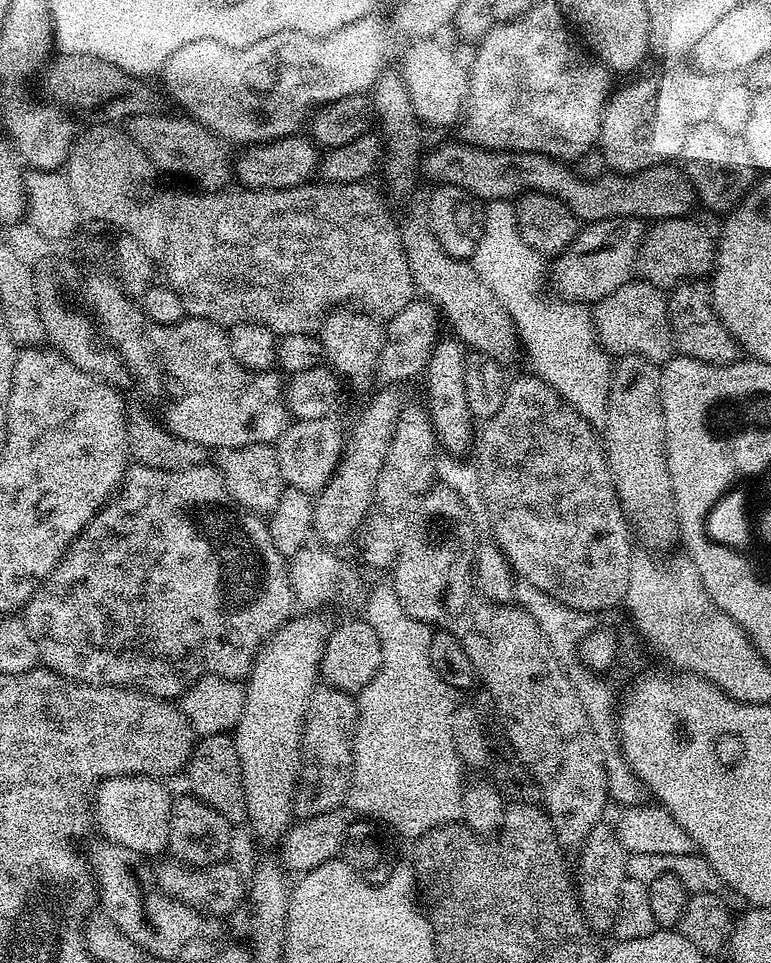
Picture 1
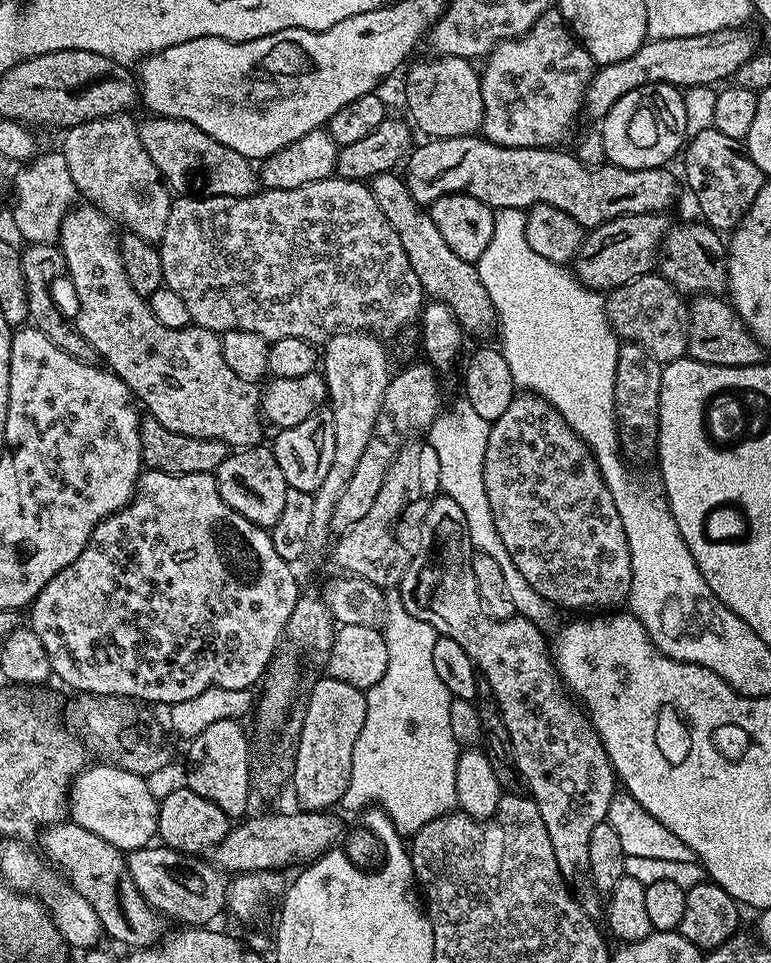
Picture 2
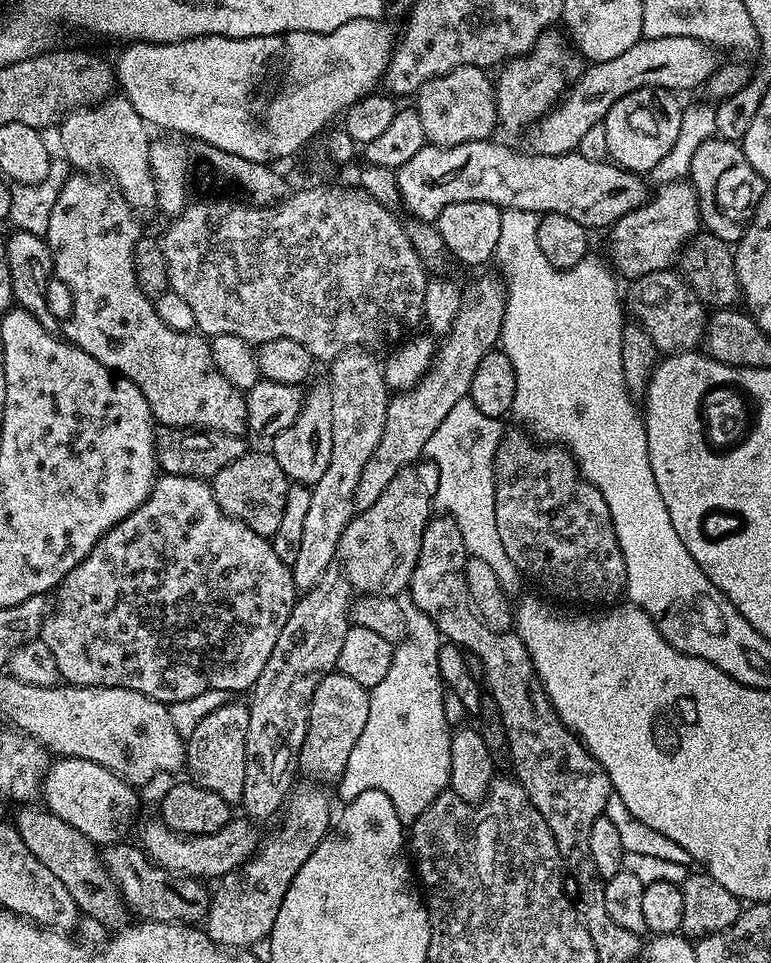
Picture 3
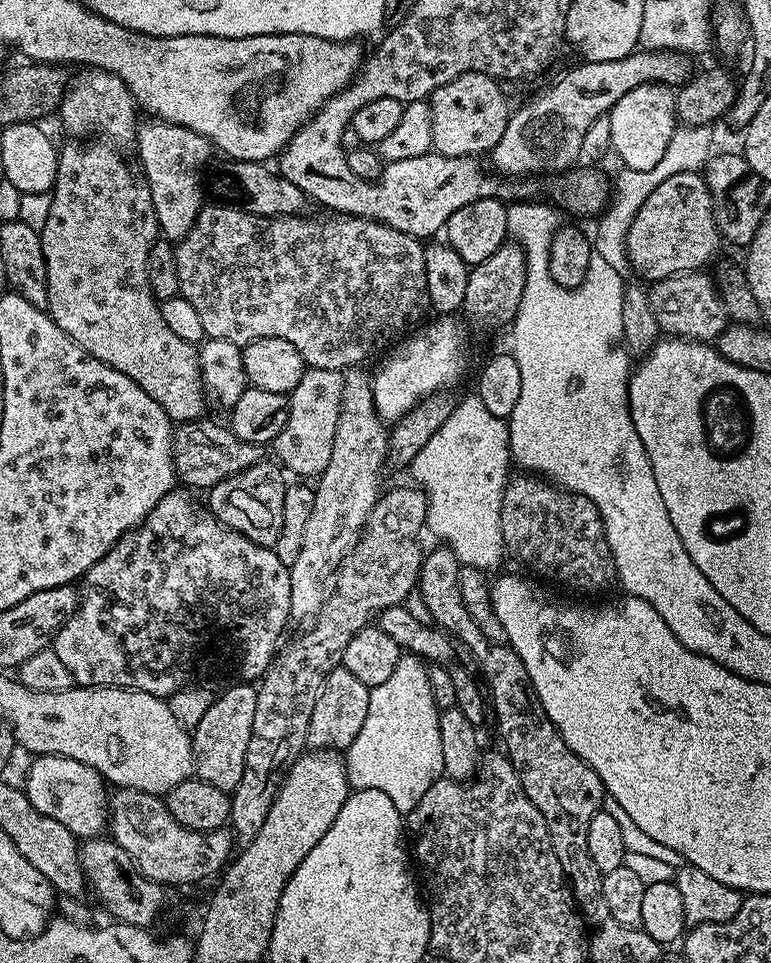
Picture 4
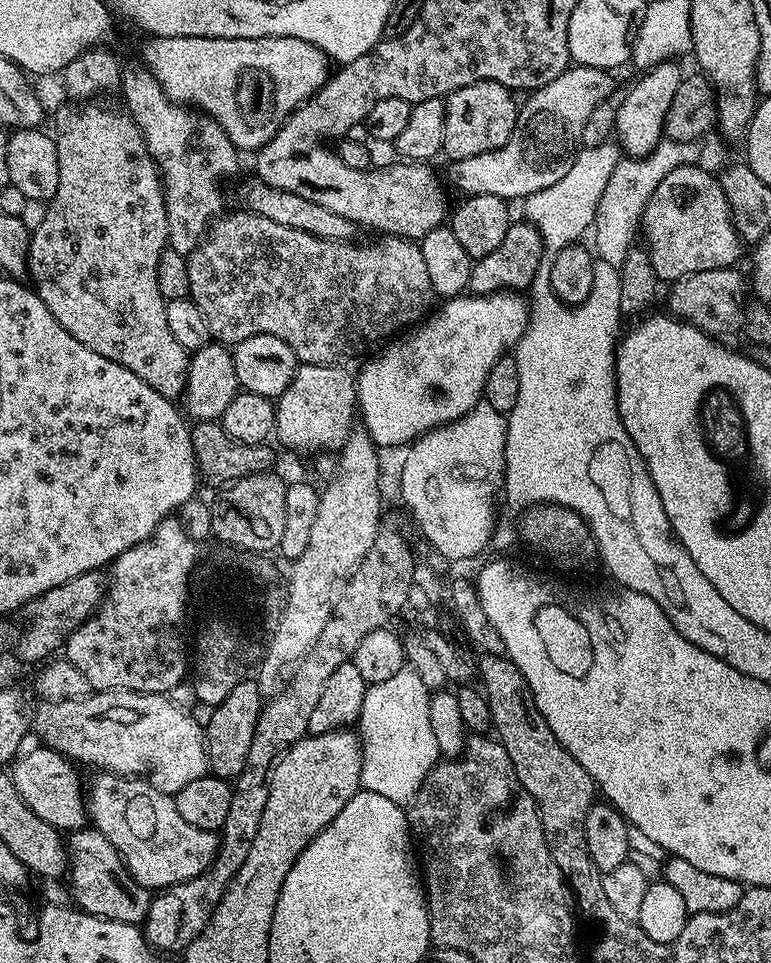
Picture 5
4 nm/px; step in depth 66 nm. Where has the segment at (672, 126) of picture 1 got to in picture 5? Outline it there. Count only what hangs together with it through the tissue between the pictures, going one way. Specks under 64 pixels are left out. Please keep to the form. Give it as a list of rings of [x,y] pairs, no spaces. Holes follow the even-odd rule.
[[[664,61],[647,69],[627,92],[616,109],[615,135],[621,149],[632,158],[644,159],[663,139],[665,112],[678,86],[681,84],[684,72],[677,61]]]

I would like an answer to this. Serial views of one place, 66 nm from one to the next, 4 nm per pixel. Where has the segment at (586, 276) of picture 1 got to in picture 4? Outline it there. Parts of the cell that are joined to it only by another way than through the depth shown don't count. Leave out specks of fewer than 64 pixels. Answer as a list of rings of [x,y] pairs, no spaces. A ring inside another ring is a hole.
[[[700,172],[674,174],[674,178],[666,178],[662,186],[657,186],[654,194],[650,194],[646,202],[642,202],[642,210],[634,214],[634,222],[630,222],[630,234],[626,238],[631,271],[633,273],[636,271],[641,276],[637,277],[644,282],[655,282],[683,272],[695,272],[708,266],[704,264],[711,265],[712,255],[715,254],[719,244],[722,244],[722,237],[714,222],[712,195]]]

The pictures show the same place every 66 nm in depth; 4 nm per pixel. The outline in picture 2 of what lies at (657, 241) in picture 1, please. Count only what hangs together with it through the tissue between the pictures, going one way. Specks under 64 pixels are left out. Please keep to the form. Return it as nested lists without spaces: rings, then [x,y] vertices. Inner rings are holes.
[[[703,222],[669,227],[660,248],[658,272],[682,294],[723,293],[730,284],[730,252],[725,237]]]

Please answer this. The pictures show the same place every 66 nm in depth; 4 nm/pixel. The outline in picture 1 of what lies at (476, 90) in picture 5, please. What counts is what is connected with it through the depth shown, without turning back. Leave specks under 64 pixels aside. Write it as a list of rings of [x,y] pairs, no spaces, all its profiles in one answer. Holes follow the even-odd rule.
[[[439,39],[430,40],[412,40],[408,47],[402,53],[402,61],[404,60],[404,72],[402,71],[402,79],[406,90],[410,94],[410,106],[414,106],[414,114],[421,125],[432,128],[448,128],[459,125],[462,117],[468,107],[468,74],[469,69],[462,66],[462,62],[458,62],[455,51],[451,47],[447,48],[444,44],[439,44]]]

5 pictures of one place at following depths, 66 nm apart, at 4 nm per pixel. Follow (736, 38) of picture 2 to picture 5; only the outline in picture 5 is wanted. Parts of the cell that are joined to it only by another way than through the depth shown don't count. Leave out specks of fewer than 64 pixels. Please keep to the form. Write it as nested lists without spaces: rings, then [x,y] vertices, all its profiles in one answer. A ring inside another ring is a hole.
[[[570,66],[554,82],[546,82],[535,89],[528,101],[519,105],[516,125],[506,142],[498,150],[474,154],[474,158],[451,161],[447,166],[447,183],[464,192],[465,197],[494,194],[509,202],[523,201],[524,197],[554,182],[566,178],[574,158],[580,153],[584,139],[582,130],[591,112],[605,103],[612,92],[613,73],[607,68]]]

